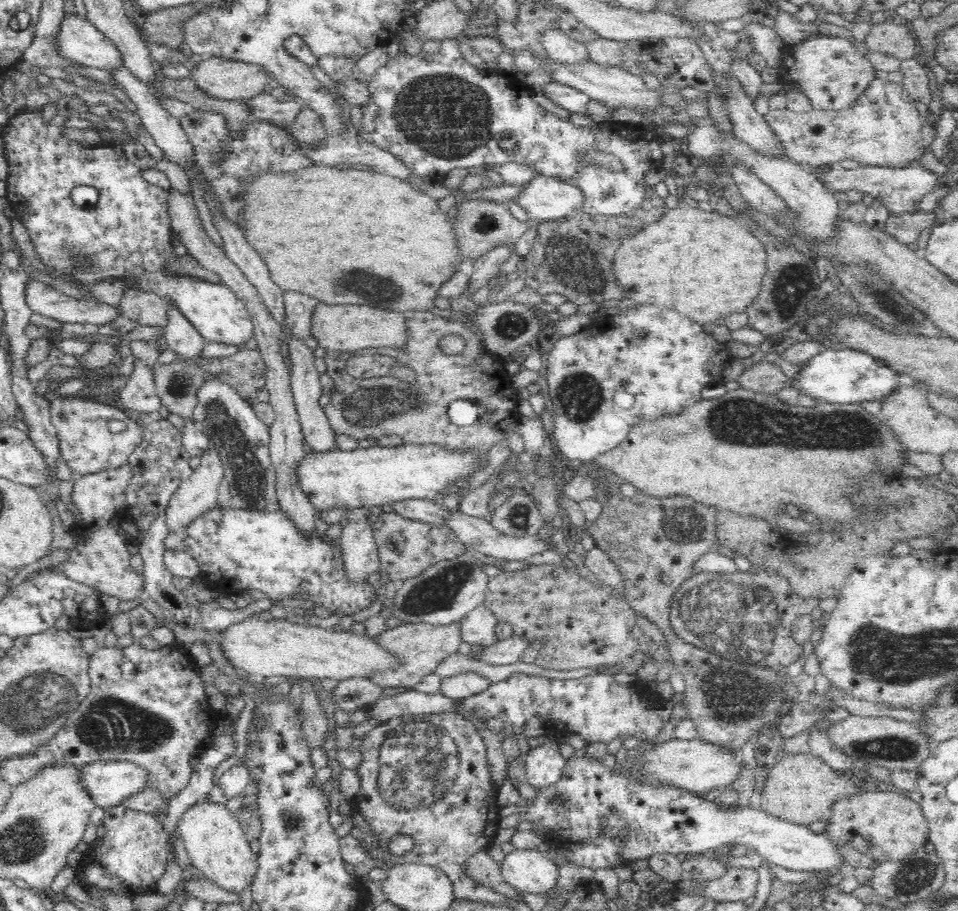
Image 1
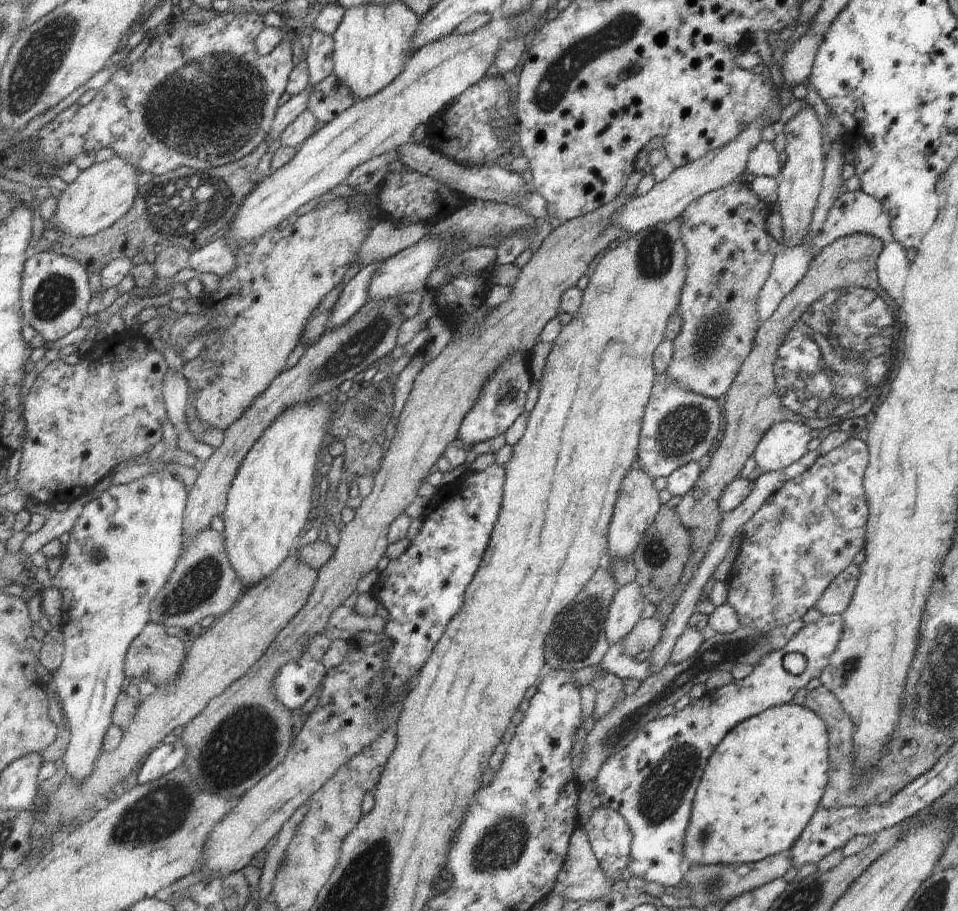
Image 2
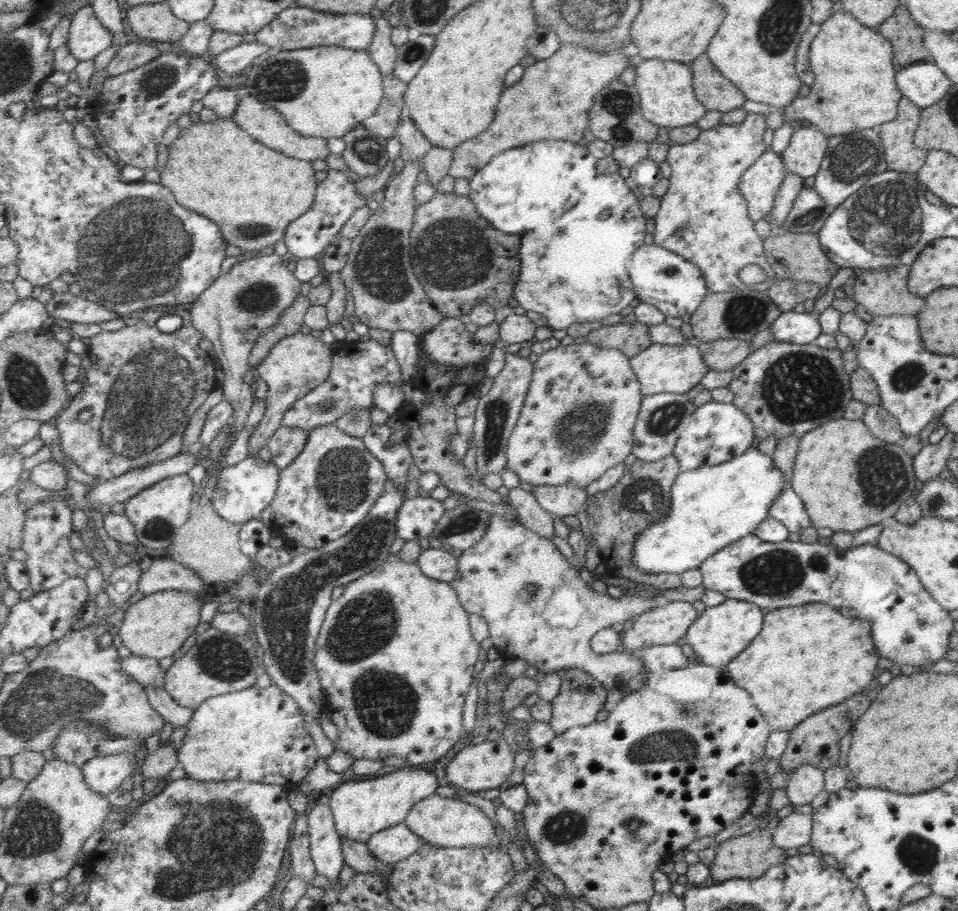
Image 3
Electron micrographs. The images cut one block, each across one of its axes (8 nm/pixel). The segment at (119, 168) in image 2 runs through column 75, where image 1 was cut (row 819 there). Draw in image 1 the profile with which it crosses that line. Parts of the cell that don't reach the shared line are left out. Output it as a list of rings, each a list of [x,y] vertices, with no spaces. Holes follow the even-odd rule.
[[[212,800],[194,804],[178,821],[177,832],[187,849],[192,866],[221,889],[234,894],[250,888],[256,878],[258,855],[250,851],[250,841],[226,804]]]

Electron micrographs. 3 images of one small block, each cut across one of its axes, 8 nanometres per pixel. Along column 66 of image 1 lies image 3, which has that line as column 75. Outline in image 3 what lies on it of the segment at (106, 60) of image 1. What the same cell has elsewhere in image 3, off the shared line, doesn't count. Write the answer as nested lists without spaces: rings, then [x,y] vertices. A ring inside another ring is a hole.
[[[92,5],[77,10],[67,37],[71,54],[81,60],[94,60],[113,45],[112,32],[102,25]]]

